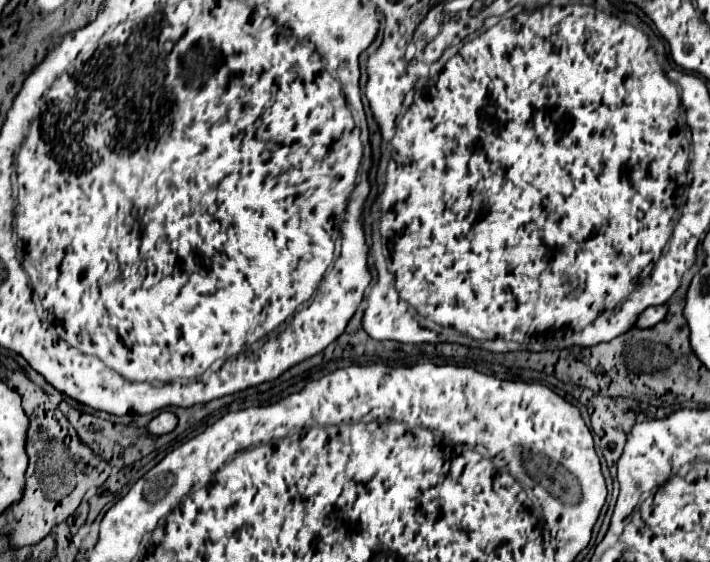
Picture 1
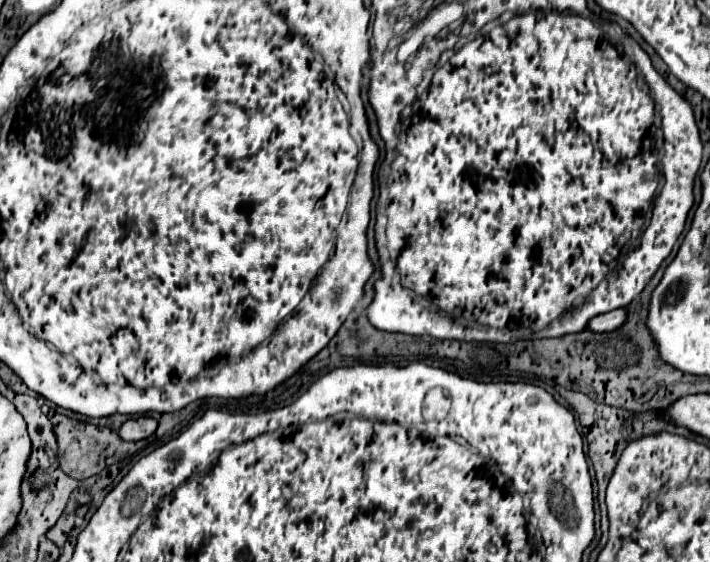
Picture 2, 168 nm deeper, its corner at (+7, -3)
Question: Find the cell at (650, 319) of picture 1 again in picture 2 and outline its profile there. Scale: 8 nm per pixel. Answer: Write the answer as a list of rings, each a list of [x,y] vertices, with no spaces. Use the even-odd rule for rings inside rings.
[[[613,309],[609,313],[601,313],[601,315],[593,317],[593,319],[589,319],[587,329],[589,331],[613,331],[623,321],[625,321],[625,311],[623,309]]]

